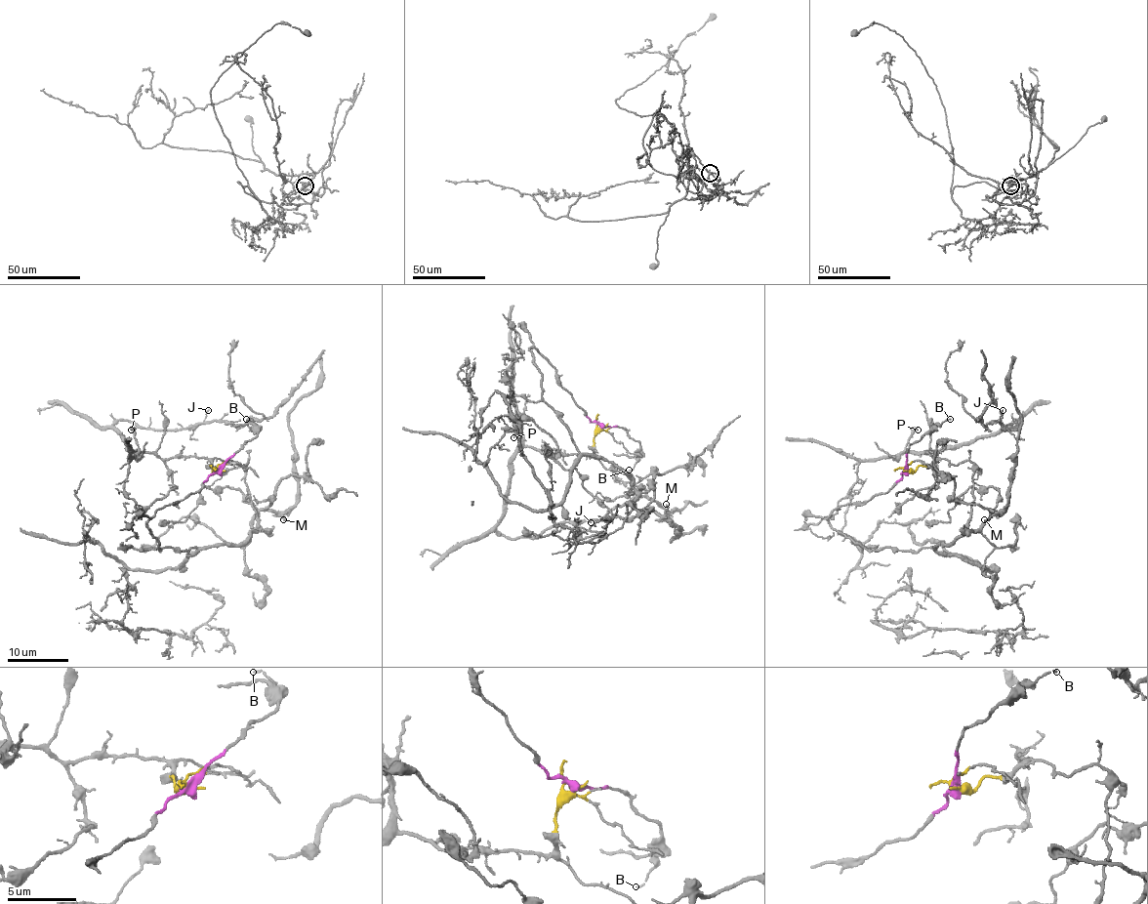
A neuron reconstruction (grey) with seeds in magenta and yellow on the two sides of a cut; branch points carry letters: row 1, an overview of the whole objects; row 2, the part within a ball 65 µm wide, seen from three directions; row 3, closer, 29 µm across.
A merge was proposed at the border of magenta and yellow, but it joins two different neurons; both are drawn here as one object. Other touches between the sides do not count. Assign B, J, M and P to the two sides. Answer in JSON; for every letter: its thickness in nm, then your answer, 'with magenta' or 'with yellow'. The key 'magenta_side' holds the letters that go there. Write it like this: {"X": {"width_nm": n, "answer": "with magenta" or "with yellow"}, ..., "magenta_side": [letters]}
{"B": {"width_nm": 100, "answer": "with magenta"}, "J": {"width_nm": 100, "answer": "with yellow"}, "M": {"width_nm": 120, "answer": "with magenta"}, "P": {"width_nm": 280, "answer": "with yellow"}, "magenta_side": ["B", "M"]}

